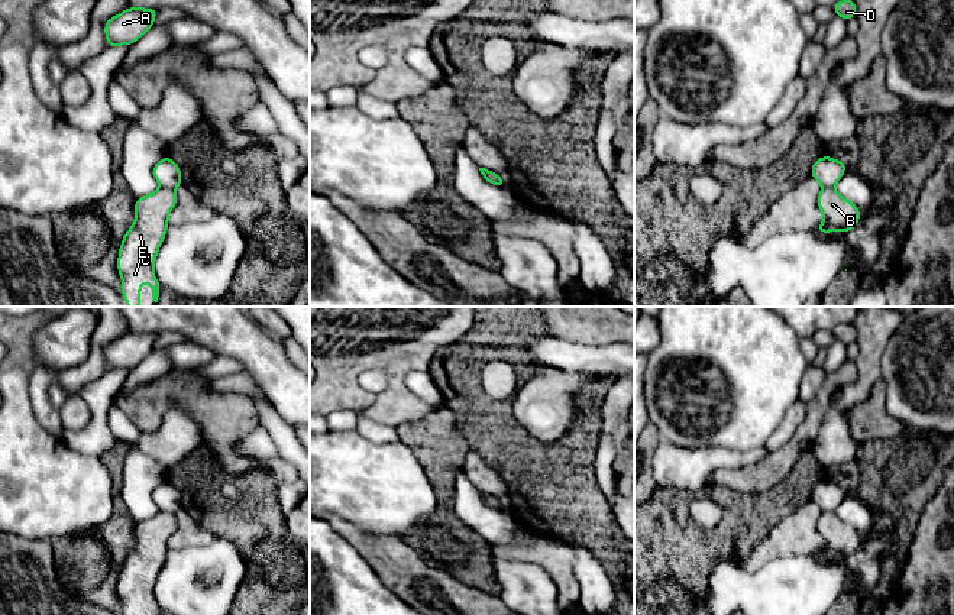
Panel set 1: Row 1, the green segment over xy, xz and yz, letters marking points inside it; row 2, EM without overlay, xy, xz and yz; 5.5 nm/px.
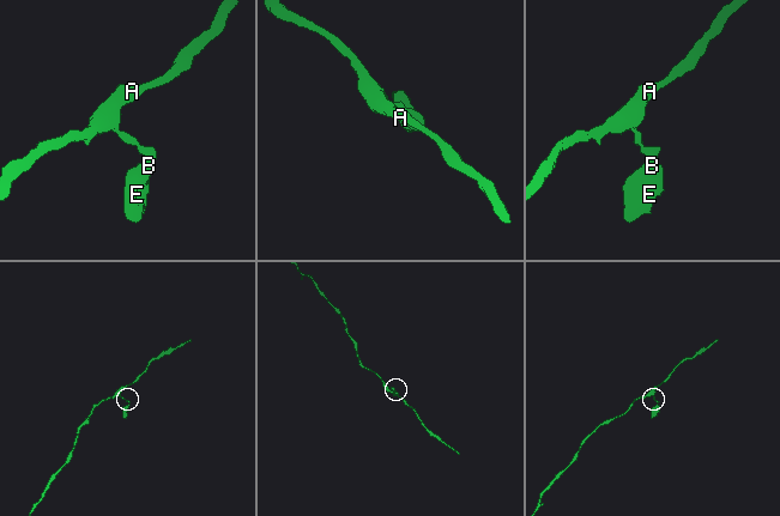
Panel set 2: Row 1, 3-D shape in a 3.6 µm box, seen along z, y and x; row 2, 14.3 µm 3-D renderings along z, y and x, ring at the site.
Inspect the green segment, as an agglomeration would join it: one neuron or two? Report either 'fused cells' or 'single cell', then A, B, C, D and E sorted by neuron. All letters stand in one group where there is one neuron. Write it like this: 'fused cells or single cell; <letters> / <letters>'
fused cells; A D / B C E

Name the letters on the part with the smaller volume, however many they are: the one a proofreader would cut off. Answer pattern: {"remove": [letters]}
{"remove": ["B", "C", "E"]}

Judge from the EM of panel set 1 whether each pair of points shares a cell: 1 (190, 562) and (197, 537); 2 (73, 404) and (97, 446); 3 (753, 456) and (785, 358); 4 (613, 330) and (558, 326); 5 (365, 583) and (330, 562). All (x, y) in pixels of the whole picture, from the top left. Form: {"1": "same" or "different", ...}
{"1": "different", "2": "different", "3": "different", "4": "same", "5": "same"}

